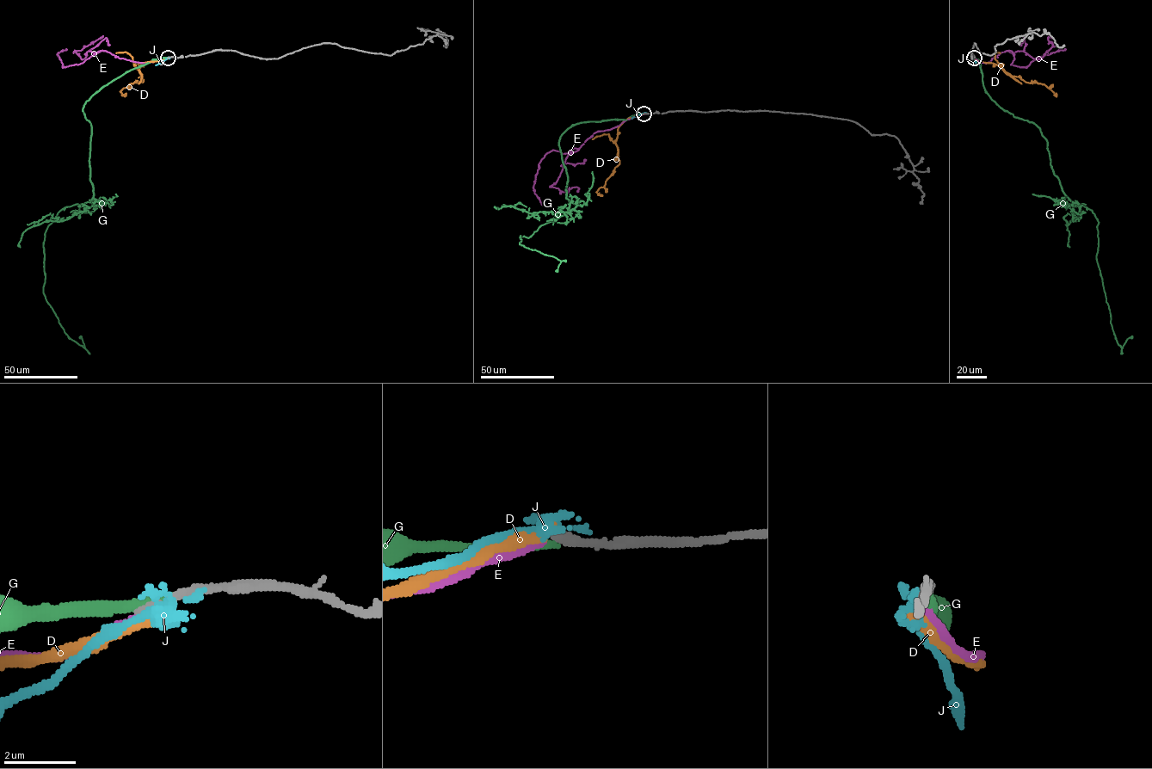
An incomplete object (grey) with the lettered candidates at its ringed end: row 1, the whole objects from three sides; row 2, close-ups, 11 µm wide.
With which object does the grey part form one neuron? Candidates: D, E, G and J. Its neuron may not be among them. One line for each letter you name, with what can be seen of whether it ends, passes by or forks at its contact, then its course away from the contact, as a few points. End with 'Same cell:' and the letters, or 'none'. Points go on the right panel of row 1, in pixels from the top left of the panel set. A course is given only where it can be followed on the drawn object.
Same cell: none

